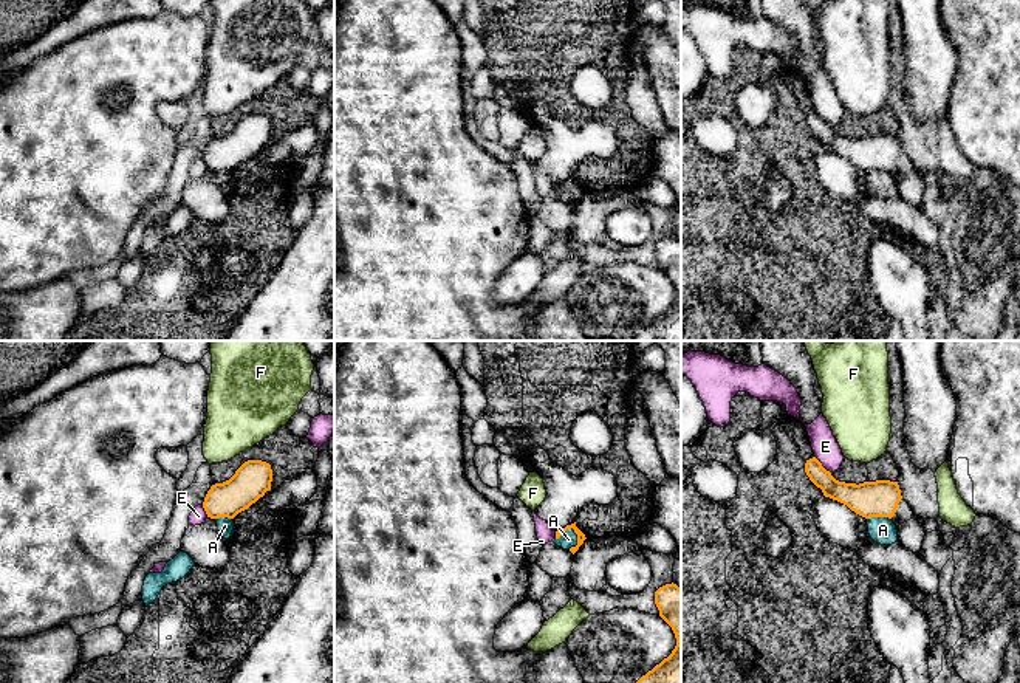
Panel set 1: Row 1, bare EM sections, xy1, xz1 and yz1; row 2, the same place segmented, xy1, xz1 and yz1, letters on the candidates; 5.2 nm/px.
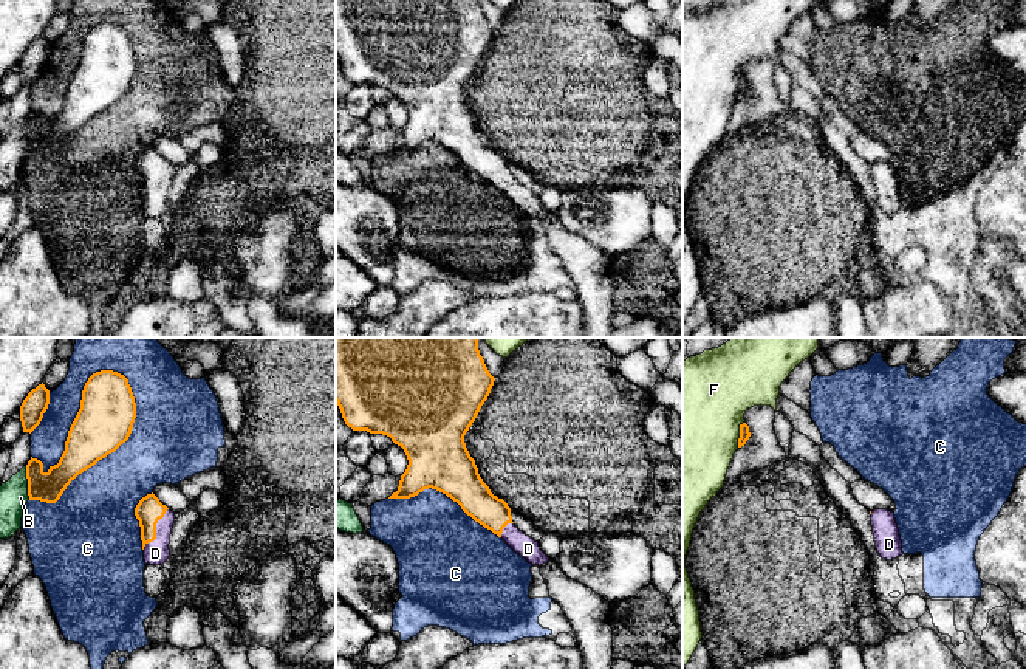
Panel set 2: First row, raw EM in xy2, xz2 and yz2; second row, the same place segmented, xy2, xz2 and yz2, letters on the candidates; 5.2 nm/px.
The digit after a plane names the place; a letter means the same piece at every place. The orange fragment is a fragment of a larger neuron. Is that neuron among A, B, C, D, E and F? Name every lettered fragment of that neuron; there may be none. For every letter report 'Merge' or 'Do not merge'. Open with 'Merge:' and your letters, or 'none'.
Merge: D
A: Do not merge
B: Do not merge
C: Do not merge
D: Merge
E: Do not merge
F: Do not merge

